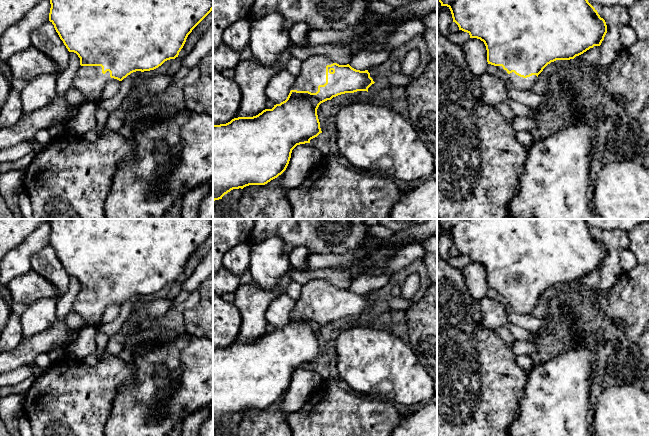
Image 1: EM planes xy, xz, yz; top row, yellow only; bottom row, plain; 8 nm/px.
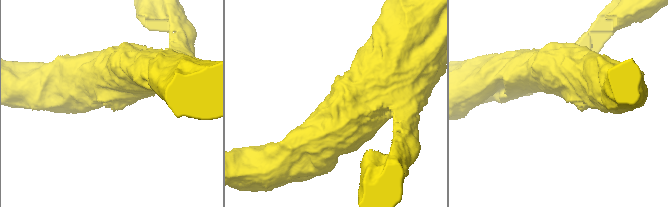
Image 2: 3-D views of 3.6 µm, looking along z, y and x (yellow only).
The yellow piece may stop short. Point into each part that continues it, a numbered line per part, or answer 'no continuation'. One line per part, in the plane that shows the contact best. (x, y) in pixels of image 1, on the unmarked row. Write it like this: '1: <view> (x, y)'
1: xz (313, 297)

